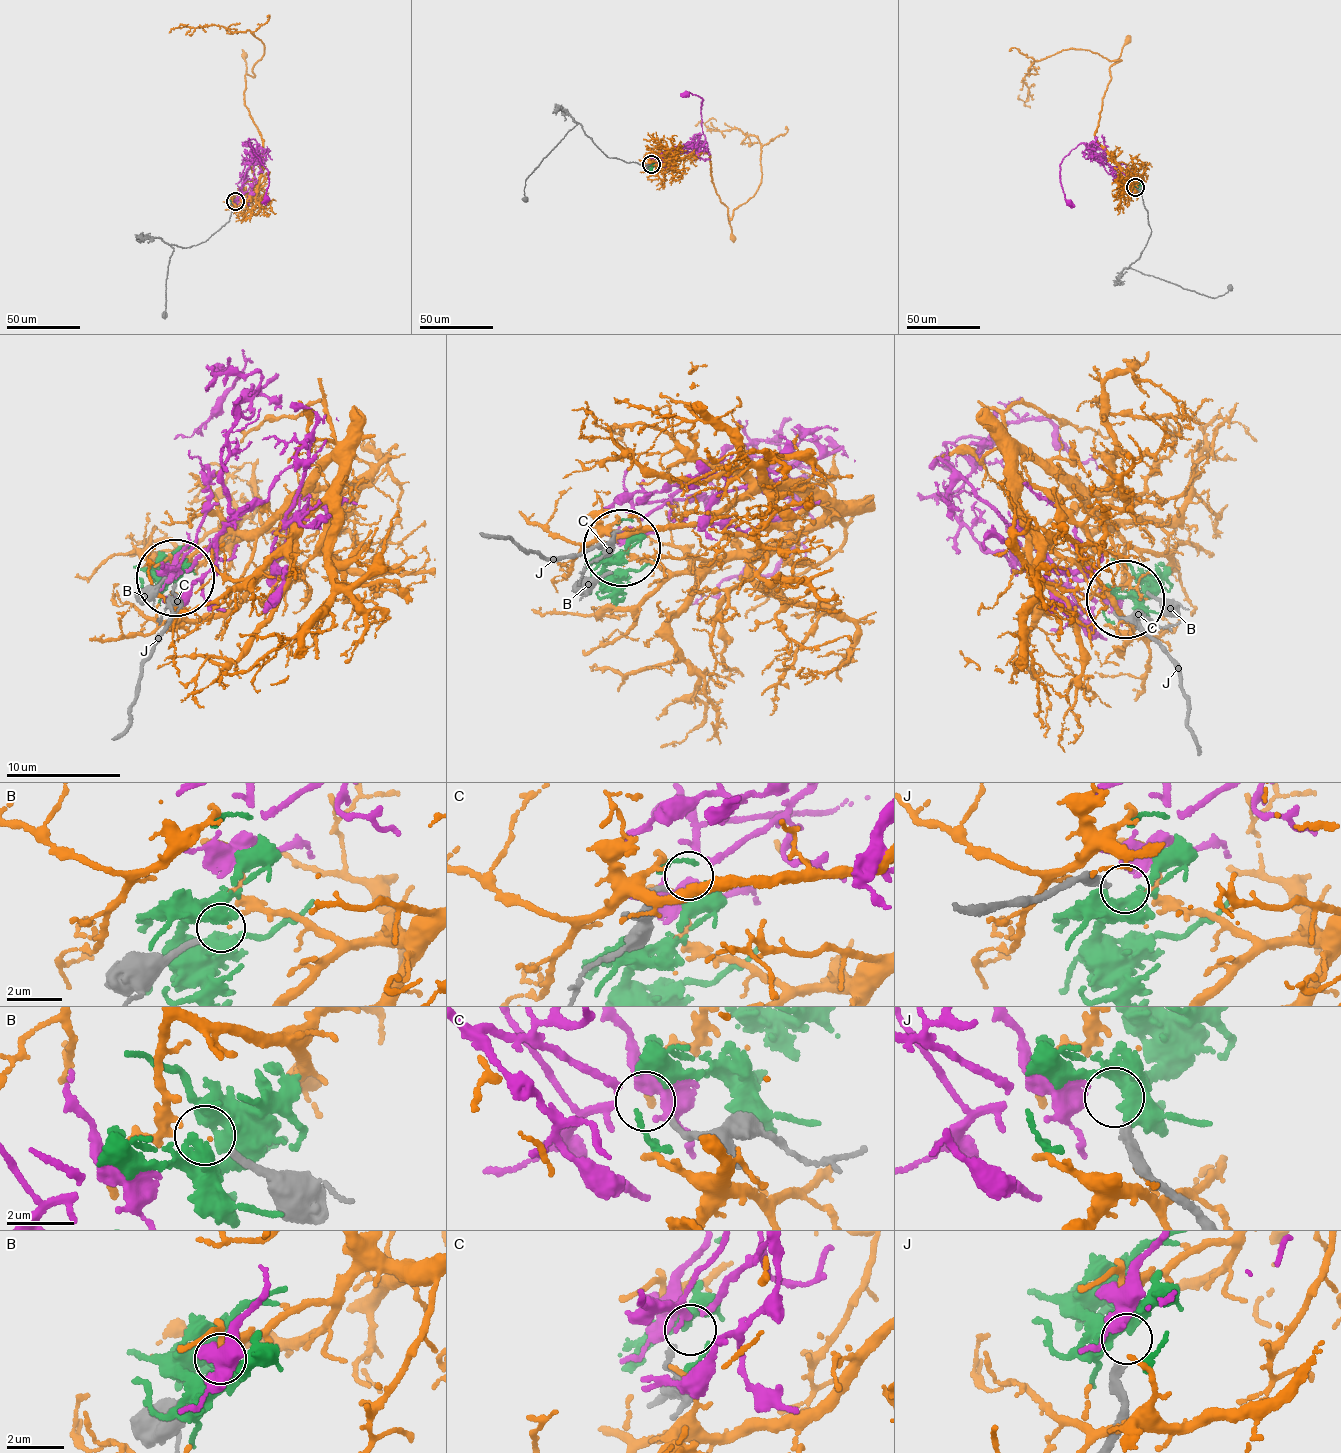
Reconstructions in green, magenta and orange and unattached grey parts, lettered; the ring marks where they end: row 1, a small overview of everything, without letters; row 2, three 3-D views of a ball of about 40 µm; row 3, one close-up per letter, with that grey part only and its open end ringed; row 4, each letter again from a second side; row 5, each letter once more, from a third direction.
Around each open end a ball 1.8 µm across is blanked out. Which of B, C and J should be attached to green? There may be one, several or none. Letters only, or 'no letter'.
J

